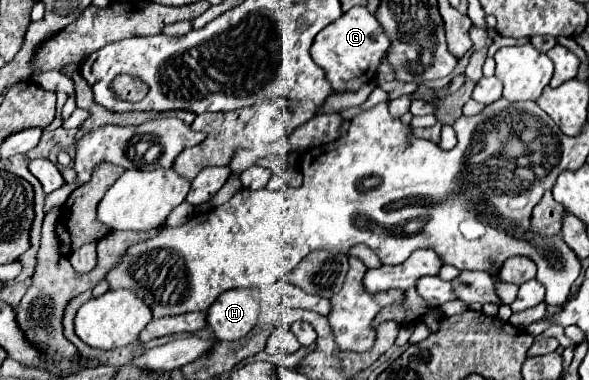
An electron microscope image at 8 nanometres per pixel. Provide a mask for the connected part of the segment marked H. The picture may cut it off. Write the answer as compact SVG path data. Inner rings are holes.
M231 289L215 299L207 311L207 325L217 341L237 341L257 323L259 301L255 289Z

